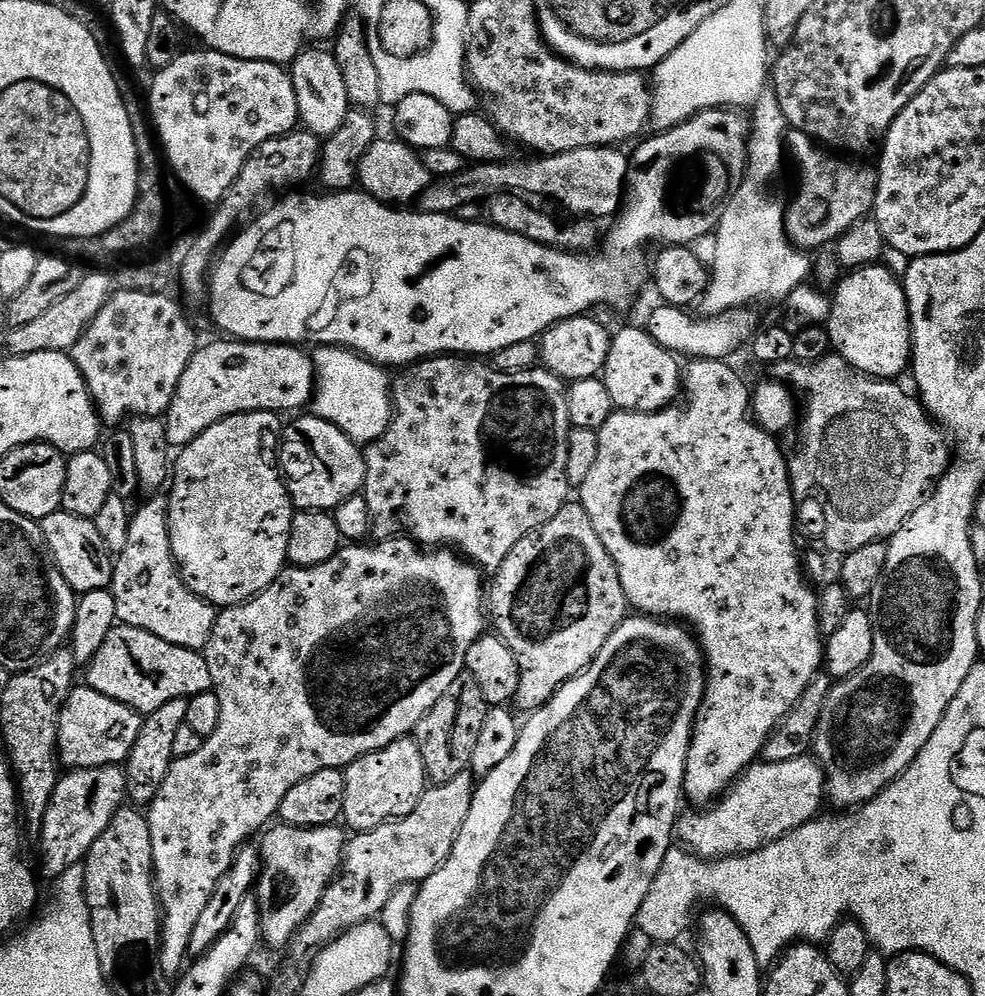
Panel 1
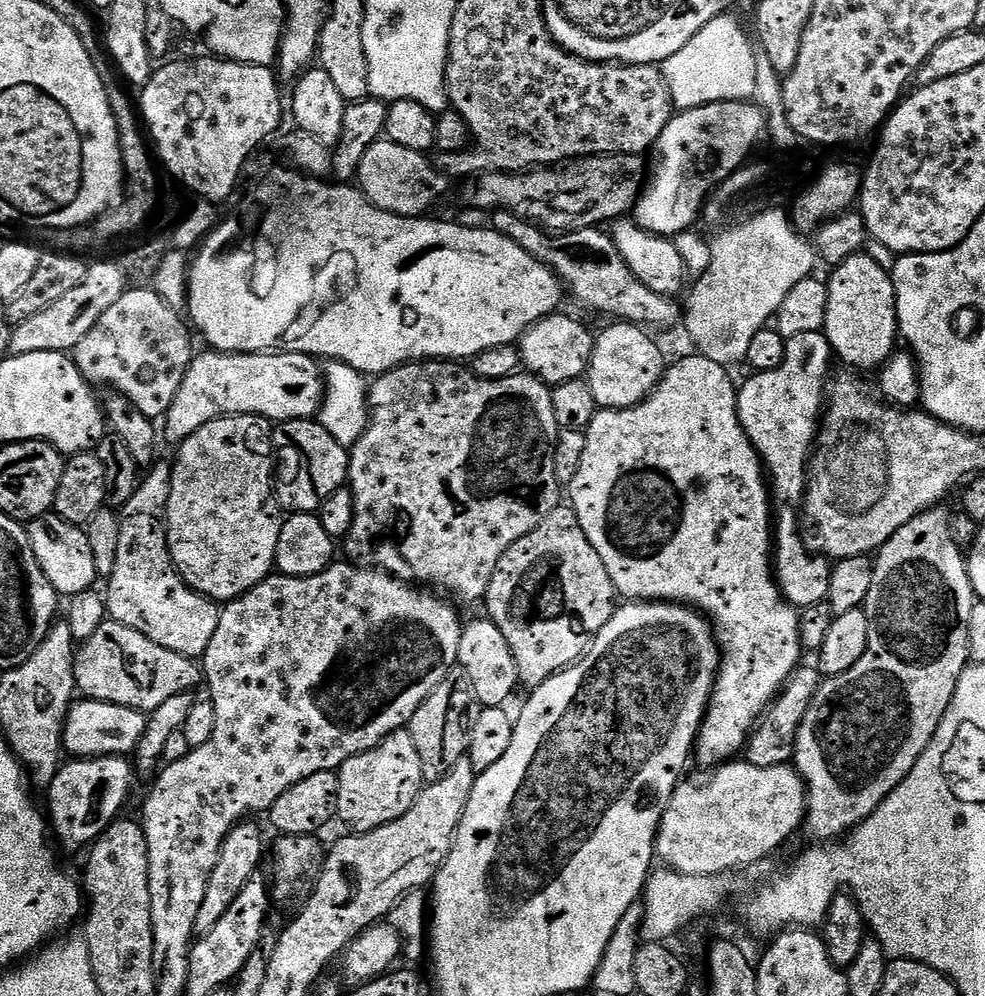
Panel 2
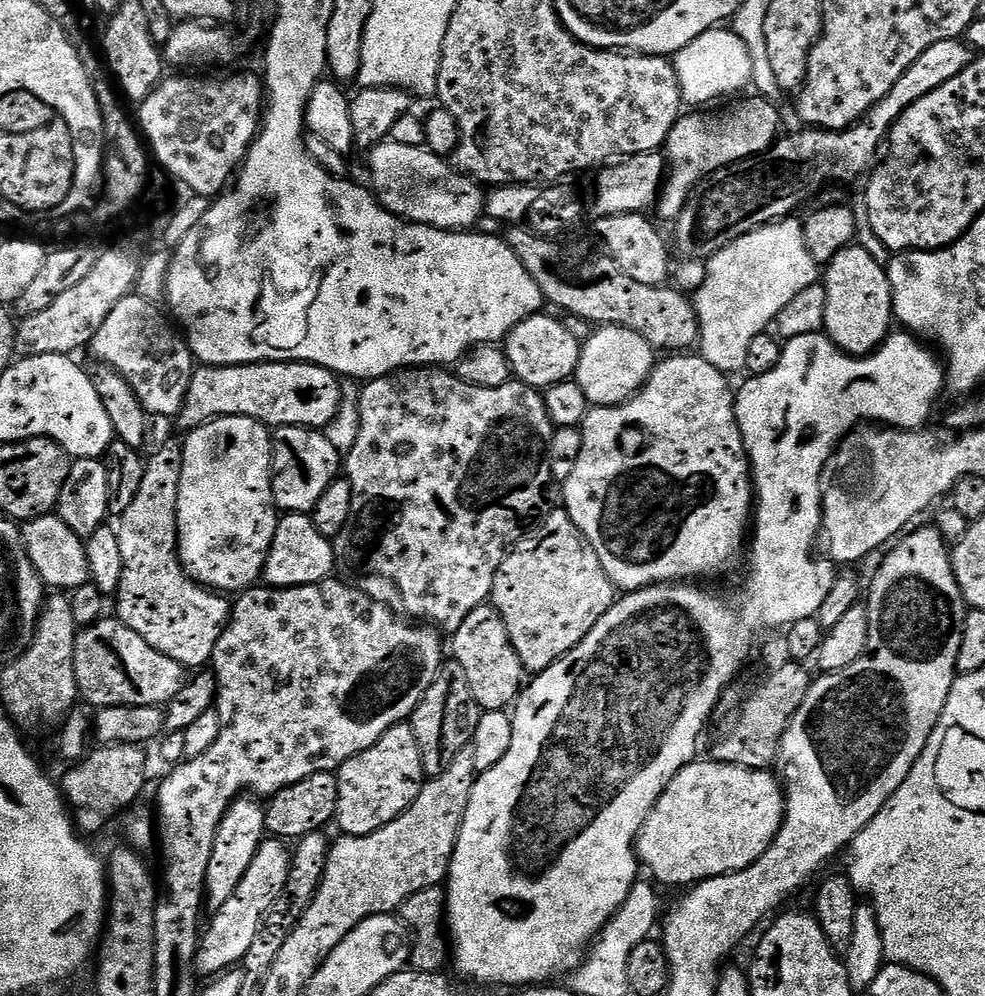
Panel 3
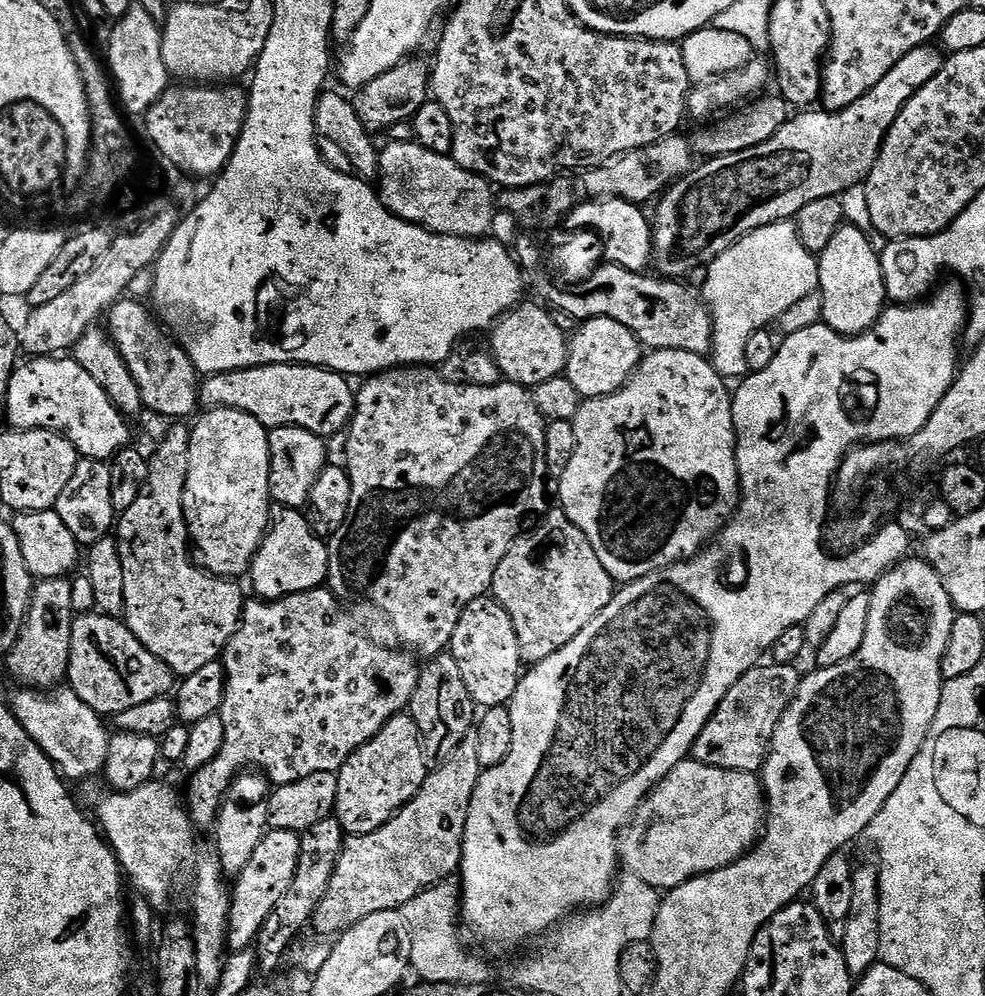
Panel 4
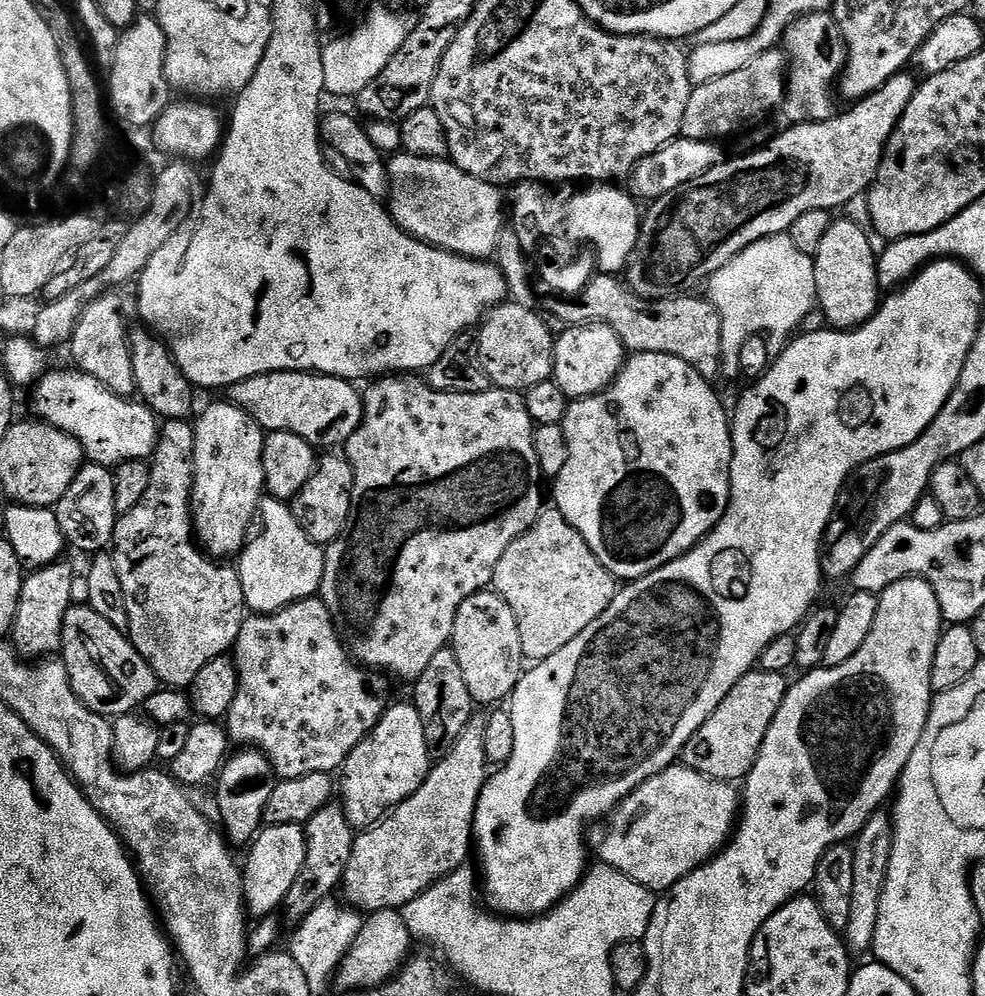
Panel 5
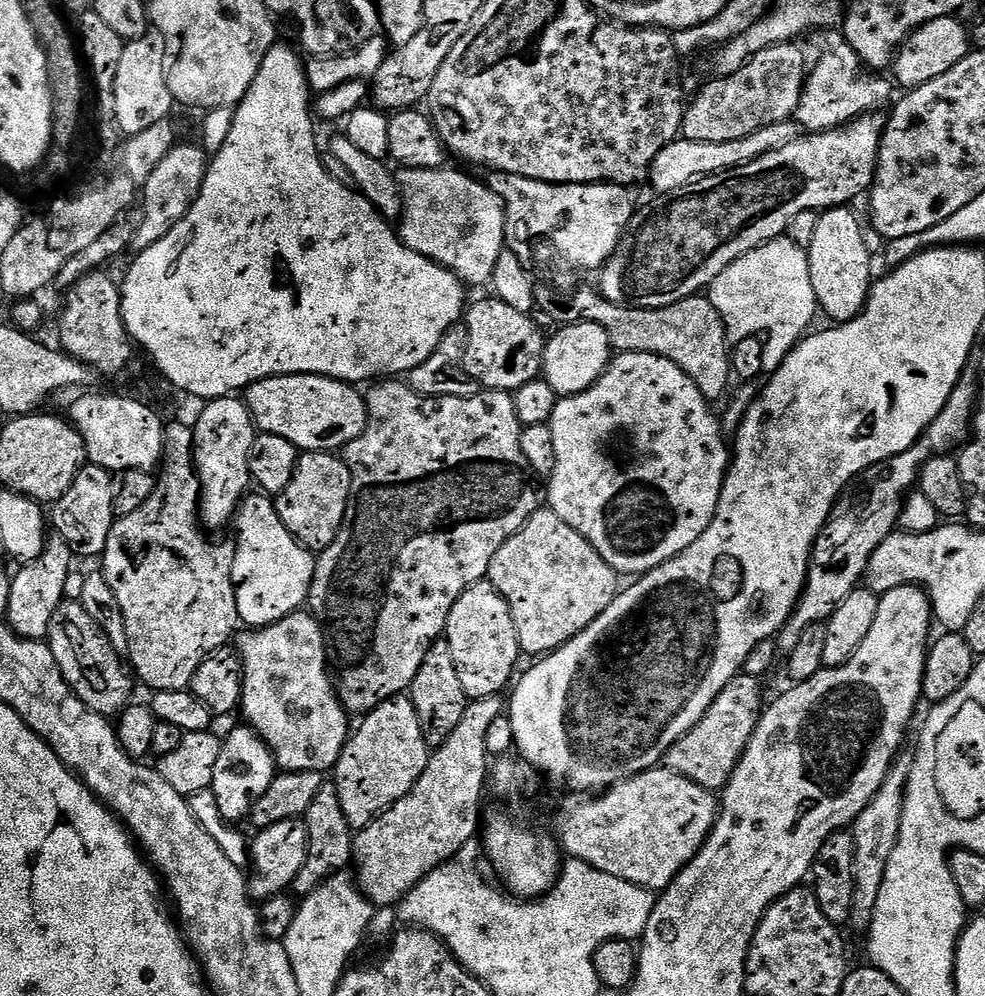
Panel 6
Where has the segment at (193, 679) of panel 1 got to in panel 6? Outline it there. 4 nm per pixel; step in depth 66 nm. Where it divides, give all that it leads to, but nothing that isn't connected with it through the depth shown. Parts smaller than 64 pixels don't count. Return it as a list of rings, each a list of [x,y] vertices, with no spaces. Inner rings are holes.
[[[65,602],[58,606],[54,622],[50,622],[48,627],[46,643],[52,649],[66,682],[86,707],[109,718],[129,707],[133,699],[133,673],[110,638],[101,630],[99,622],[79,602]]]

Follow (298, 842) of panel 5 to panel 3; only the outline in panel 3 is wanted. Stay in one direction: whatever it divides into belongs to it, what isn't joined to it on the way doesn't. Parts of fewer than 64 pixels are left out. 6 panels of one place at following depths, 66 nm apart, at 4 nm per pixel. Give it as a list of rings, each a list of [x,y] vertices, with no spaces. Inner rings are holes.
[[[266,838],[262,842],[262,846],[258,846],[258,854],[254,854],[250,866],[246,869],[246,874],[242,877],[242,882],[238,882],[238,887],[234,889],[234,894],[230,894],[229,900],[222,905],[222,910],[211,913],[212,921],[209,924],[207,921],[206,927],[203,929],[200,946],[196,950],[196,970],[201,977],[215,978],[221,972],[227,972],[230,968],[243,965],[246,953],[250,951],[250,945],[258,931],[258,926],[262,922],[266,910],[270,910],[270,906],[274,906],[274,902],[282,894],[282,890],[286,886],[286,878],[290,878],[291,869],[292,854],[289,845],[283,839]]]

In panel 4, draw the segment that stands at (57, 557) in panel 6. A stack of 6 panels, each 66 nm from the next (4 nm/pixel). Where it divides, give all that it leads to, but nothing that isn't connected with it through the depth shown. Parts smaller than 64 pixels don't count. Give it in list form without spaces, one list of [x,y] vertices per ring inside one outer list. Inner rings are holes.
[[[71,579],[39,581],[32,589],[32,597],[28,602],[28,613],[24,625],[18,634],[15,646],[8,651],[6,663],[8,672],[17,680],[17,685],[33,690],[52,690],[68,675],[68,658],[70,656],[70,634],[74,613],[70,604]]]

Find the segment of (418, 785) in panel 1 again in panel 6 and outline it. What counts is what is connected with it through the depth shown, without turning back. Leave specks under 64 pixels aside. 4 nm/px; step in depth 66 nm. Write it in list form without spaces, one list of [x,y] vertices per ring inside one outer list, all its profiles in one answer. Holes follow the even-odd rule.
[[[407,695],[391,696],[377,708],[363,717],[360,729],[353,731],[348,737],[346,746],[338,758],[334,769],[334,782],[338,786],[338,798],[342,798],[342,810],[346,810],[346,818],[353,830],[364,828],[375,822],[378,816],[393,808],[398,801],[422,778],[422,770],[426,770],[430,749],[422,734],[422,722],[418,722],[418,710],[414,710],[414,702]]]

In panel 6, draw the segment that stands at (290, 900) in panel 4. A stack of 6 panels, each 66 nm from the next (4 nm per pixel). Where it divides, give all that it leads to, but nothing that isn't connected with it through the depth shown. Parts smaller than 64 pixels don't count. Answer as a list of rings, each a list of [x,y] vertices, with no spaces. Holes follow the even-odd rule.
[[[325,782],[322,790],[310,802],[310,810],[302,817],[308,835],[308,853],[302,870],[298,870],[296,881],[290,892],[293,897],[303,898],[313,894],[327,879],[336,872],[343,872],[353,863],[352,846],[354,830],[346,818],[346,810],[342,810],[342,798],[338,798],[338,786],[335,782]]]

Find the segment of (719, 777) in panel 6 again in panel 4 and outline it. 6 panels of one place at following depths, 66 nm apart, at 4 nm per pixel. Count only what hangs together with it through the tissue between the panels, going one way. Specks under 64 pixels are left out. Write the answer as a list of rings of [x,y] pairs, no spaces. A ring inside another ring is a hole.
[[[771,662],[765,664],[765,668],[751,669],[749,667],[742,674],[742,678],[738,678],[738,682],[730,686],[726,698],[722,698],[722,702],[714,710],[706,726],[702,726],[702,734],[698,734],[691,750],[691,759],[715,768],[735,772],[759,773],[763,769],[764,760],[768,756],[768,747],[772,745],[774,738],[774,730],[778,730],[778,722],[782,722],[786,710],[794,702],[802,679],[802,672],[799,672],[796,664],[773,664]]]

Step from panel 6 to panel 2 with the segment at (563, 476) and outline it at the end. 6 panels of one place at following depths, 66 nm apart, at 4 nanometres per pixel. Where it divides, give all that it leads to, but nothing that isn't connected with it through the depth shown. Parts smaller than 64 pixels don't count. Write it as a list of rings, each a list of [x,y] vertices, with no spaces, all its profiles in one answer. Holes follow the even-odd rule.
[[[699,354],[684,356],[676,365],[665,371],[660,384],[652,395],[641,404],[632,408],[605,408],[597,411],[590,422],[586,438],[586,451],[582,454],[582,466],[578,466],[578,474],[574,474],[574,482],[570,486],[572,500],[570,506],[576,511],[578,522],[582,526],[586,538],[590,538],[590,546],[598,550],[598,558],[602,558],[602,566],[606,566],[606,574],[610,574],[610,582],[617,593],[625,601],[662,600],[686,604],[690,608],[708,617],[712,631],[716,634],[716,643],[720,645],[720,668],[716,672],[716,685],[712,688],[712,696],[708,699],[708,708],[704,711],[704,721],[700,723],[700,732],[696,735],[694,760],[707,770],[727,764],[745,751],[752,729],[756,727],[769,704],[780,695],[788,679],[801,667],[802,649],[800,647],[800,612],[795,604],[785,600],[779,583],[774,575],[774,500],[770,495],[770,484],[766,479],[766,469],[756,447],[744,432],[740,424],[740,415],[736,409],[738,397],[732,380],[728,377],[729,369],[718,362],[710,362],[710,358]]]

